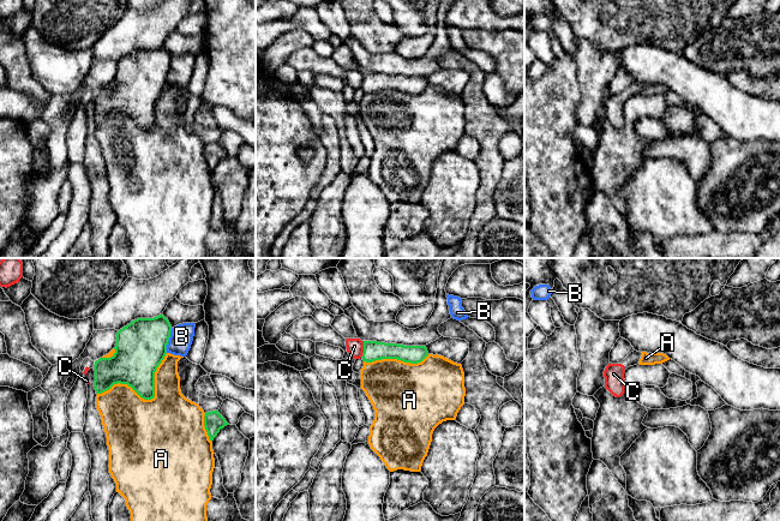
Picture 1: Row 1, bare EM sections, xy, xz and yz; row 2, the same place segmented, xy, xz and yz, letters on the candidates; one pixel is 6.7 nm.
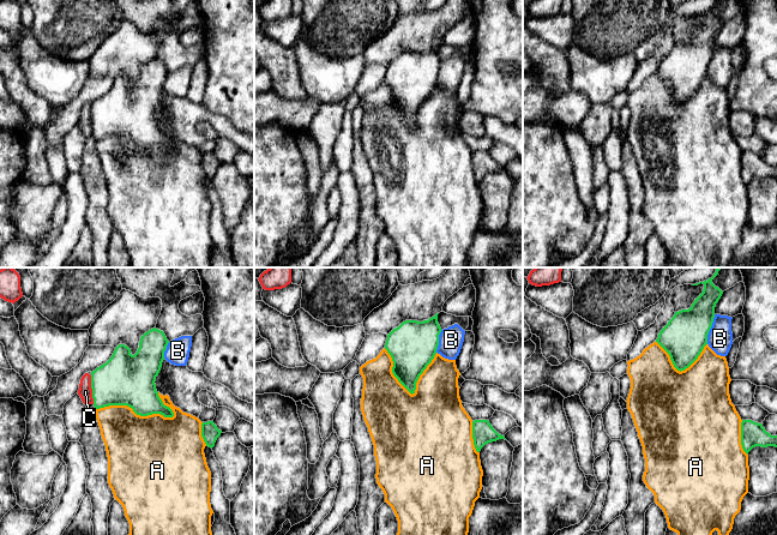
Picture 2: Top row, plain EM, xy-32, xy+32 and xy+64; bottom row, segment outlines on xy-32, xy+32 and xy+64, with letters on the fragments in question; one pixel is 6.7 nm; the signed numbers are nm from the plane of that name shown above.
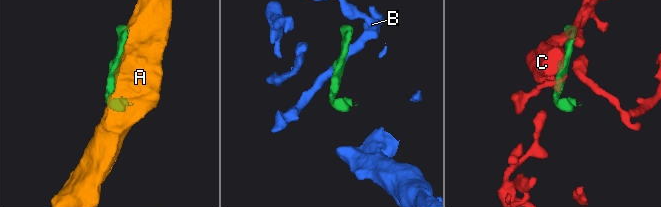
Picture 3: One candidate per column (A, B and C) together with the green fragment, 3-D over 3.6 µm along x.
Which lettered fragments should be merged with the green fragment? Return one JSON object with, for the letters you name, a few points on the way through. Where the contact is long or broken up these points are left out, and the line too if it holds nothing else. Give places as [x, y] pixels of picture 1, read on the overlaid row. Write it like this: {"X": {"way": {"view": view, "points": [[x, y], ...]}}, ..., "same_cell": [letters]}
{"same_cell": []}

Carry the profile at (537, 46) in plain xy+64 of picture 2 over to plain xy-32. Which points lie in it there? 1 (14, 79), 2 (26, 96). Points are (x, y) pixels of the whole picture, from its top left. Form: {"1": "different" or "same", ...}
{"1": "same", "2": "same"}

